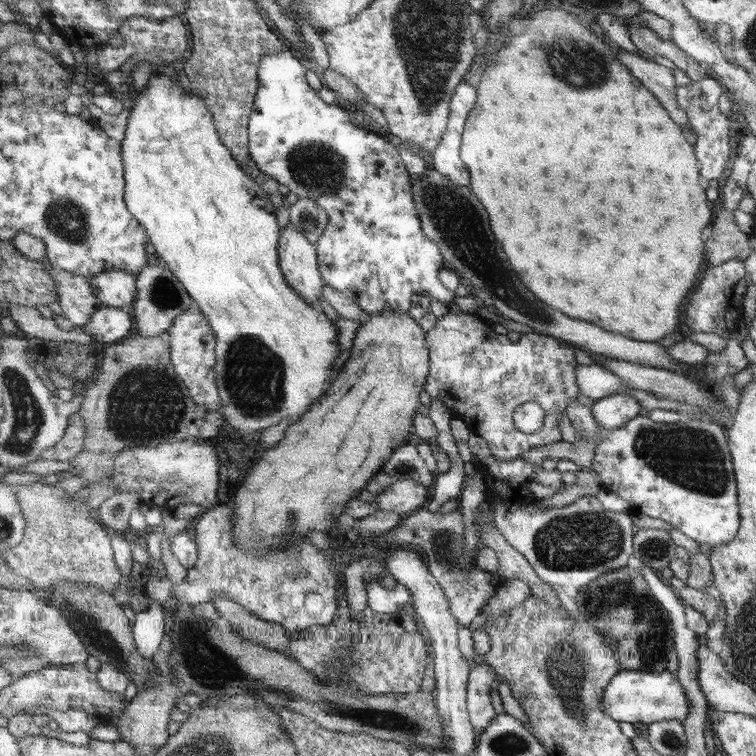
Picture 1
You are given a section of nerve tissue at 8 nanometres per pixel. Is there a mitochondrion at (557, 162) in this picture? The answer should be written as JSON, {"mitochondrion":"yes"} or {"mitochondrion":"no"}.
{"mitochondrion":"no"}

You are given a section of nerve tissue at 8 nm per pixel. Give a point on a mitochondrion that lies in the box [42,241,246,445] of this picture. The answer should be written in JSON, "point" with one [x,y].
{"point":[142,393]}

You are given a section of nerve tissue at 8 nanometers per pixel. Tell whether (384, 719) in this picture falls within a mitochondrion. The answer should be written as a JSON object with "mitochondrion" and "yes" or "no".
{"mitochondrion":"yes"}

